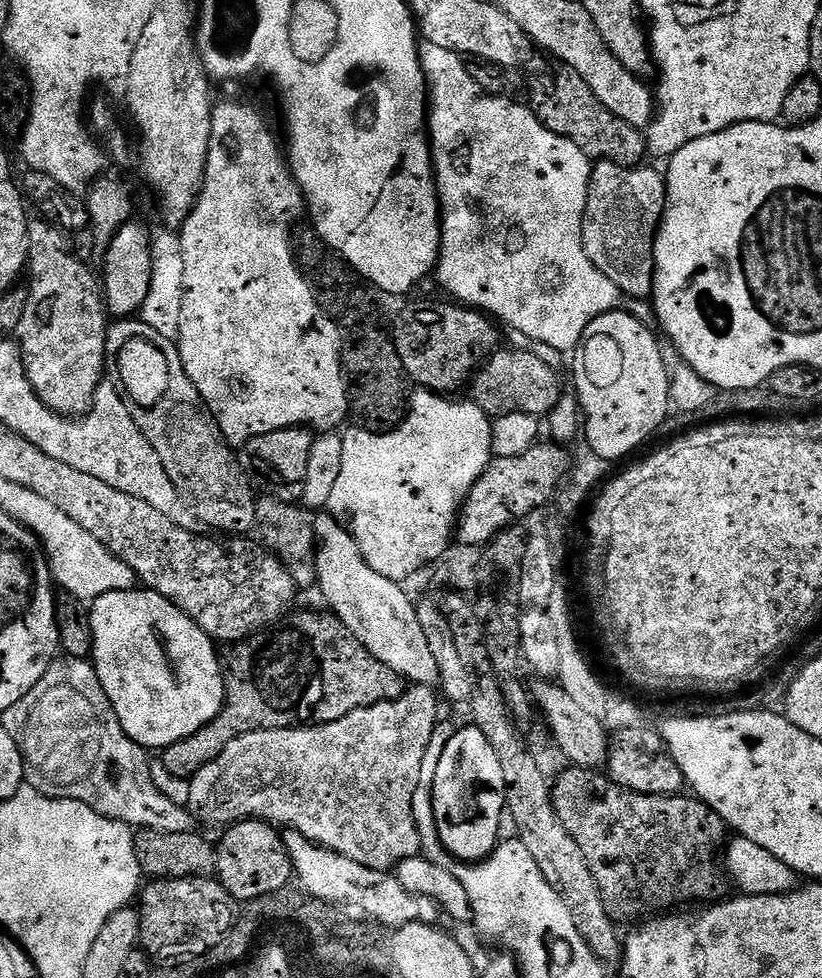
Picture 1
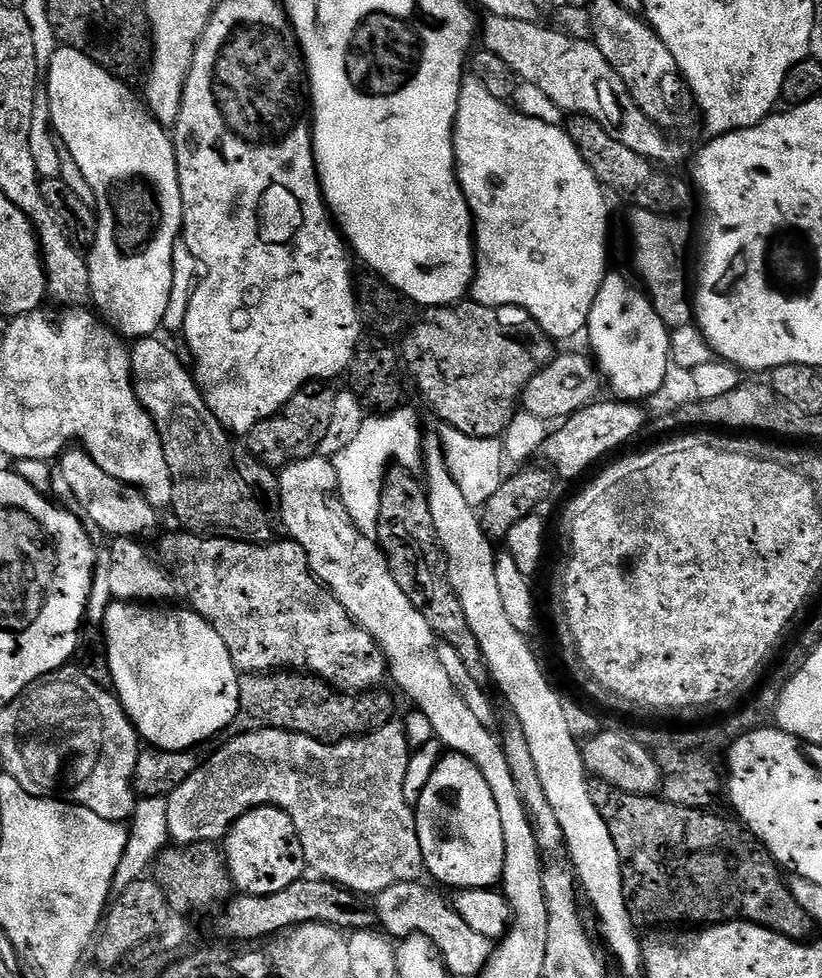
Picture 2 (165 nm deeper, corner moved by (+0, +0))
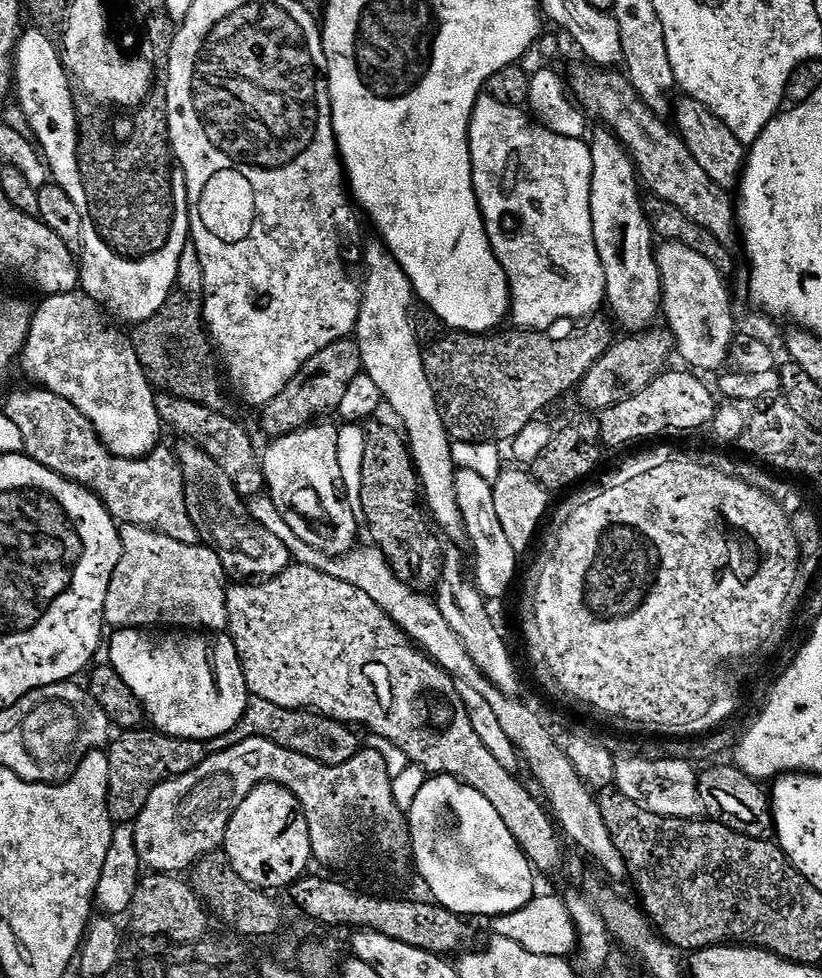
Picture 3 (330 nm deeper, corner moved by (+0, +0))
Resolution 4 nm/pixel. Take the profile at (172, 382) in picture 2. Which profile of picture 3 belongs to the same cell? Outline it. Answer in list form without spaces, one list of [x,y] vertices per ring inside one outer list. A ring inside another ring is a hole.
[[[180,442],[174,451],[184,475],[184,501],[190,522],[194,522],[199,543],[216,551],[225,573],[233,572],[236,578],[271,578],[287,570],[288,549],[265,528],[240,517],[242,497],[222,468],[194,443]]]

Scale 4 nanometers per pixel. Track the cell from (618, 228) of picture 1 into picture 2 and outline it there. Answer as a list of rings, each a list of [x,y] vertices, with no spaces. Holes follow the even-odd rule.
[[[638,208],[632,216],[632,244],[636,247],[636,268],[644,279],[643,287],[662,309],[665,324],[675,330],[694,320],[694,296],[688,292],[688,251],[692,248],[692,228],[679,215]]]

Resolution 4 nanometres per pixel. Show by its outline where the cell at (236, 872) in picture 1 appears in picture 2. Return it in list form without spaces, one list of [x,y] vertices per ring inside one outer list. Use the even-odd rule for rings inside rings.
[[[255,808],[247,812],[238,822],[232,824],[222,844],[222,851],[228,861],[228,869],[232,875],[233,885],[241,893],[249,896],[279,896],[286,886],[298,882],[305,875],[304,851],[298,838],[298,830],[294,830],[294,822],[290,814],[280,808]]]

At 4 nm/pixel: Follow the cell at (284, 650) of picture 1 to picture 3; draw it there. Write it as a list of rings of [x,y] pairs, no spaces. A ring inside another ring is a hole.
[[[253,699],[243,718],[226,735],[213,740],[203,741],[193,752],[188,752],[189,741],[167,736],[155,730],[125,731],[111,741],[107,750],[110,762],[110,786],[108,787],[108,813],[113,825],[131,825],[142,814],[150,794],[162,782],[173,780],[176,776],[190,774],[206,758],[226,750],[230,746],[238,746],[238,742],[250,738],[266,738],[286,750],[294,750],[294,754],[306,754],[306,758],[314,758],[326,766],[338,766],[350,762],[357,752],[361,751],[361,733],[355,727],[344,724],[340,720],[331,720],[318,712],[309,712],[299,708],[283,708],[274,706],[274,702]]]

